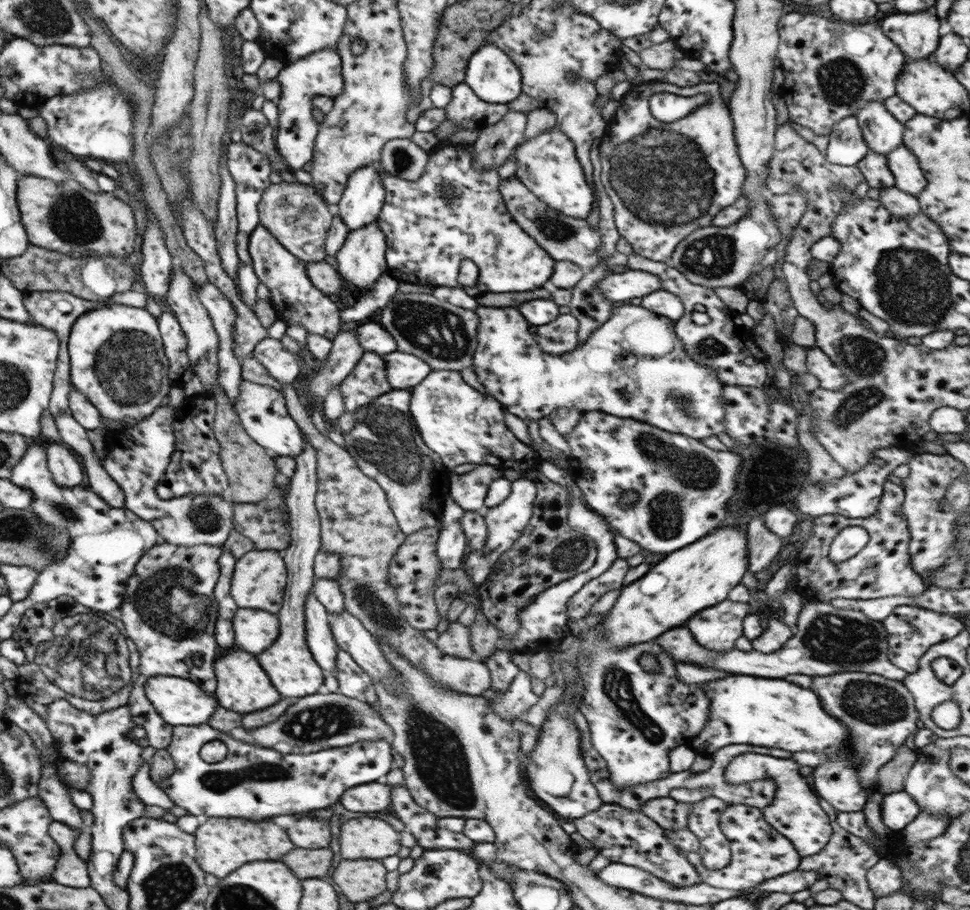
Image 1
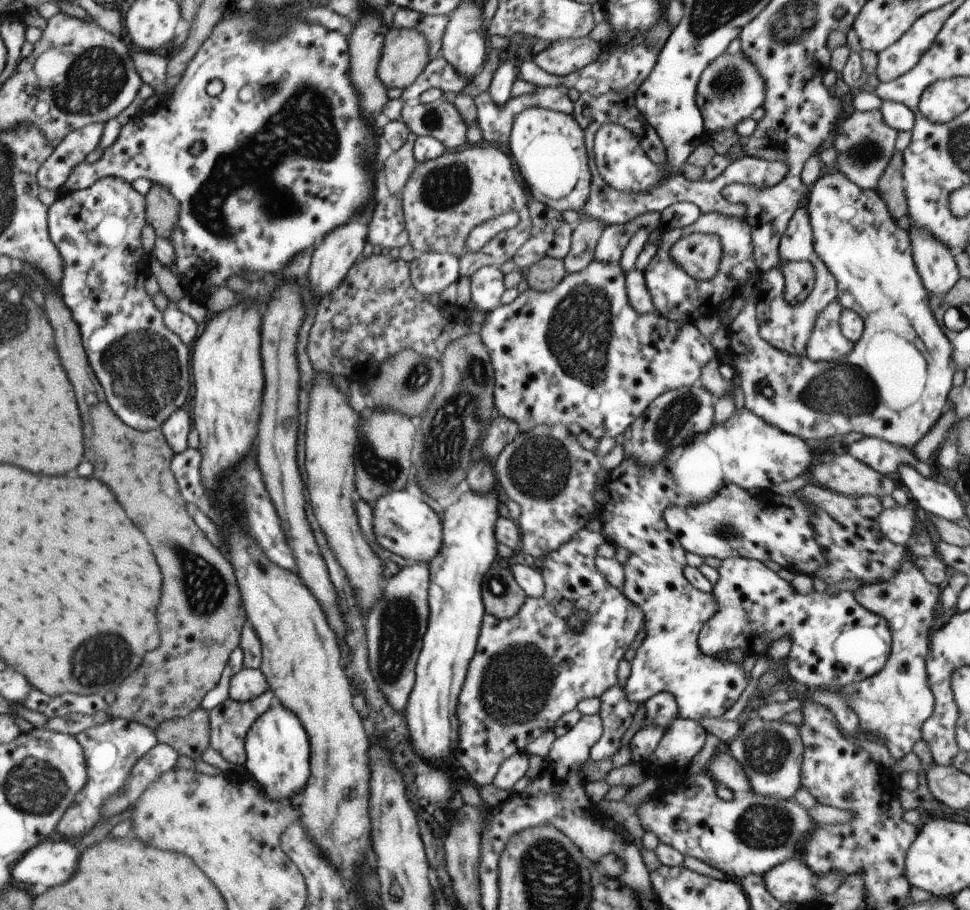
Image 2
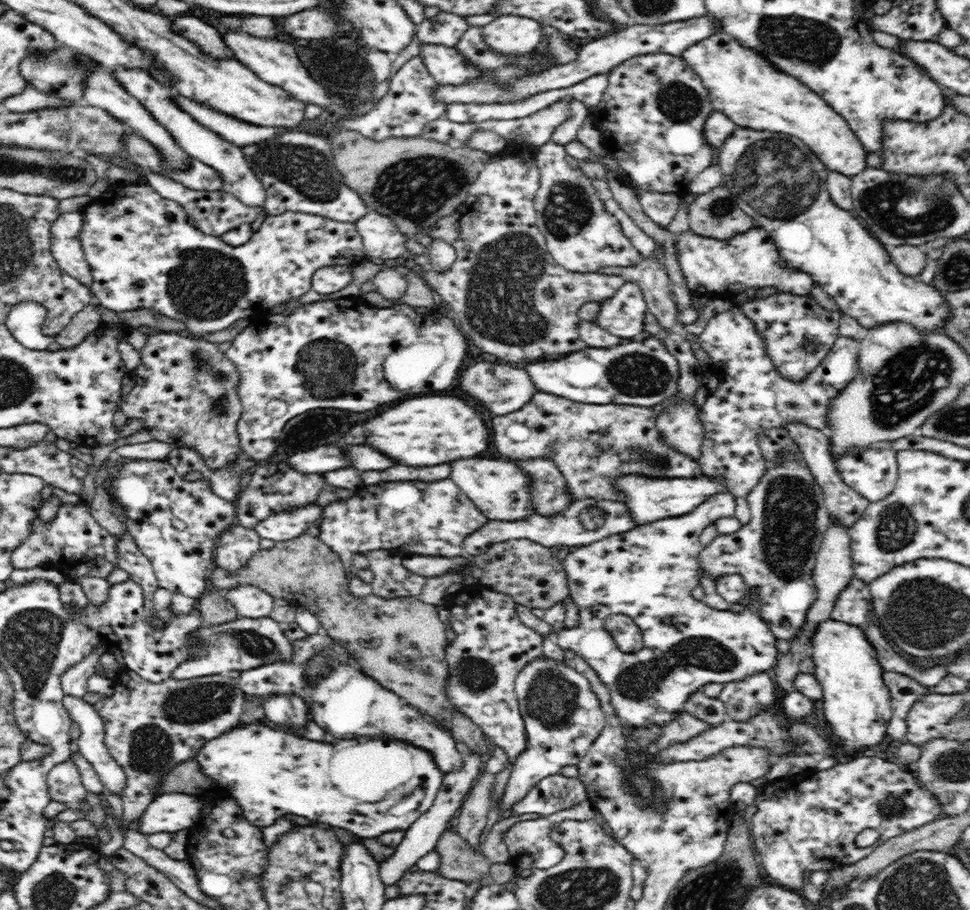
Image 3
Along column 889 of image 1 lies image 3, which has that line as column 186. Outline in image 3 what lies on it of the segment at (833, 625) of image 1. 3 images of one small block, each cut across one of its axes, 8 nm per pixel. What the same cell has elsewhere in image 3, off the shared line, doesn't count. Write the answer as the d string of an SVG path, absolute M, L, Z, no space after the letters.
M271 617L258 619L240 618L226 624L205 625L197 632L203 640L200 656L196 660L180 664L170 677L176 681L215 675L230 670L244 672L274 662L292 662L294 660L294 642L286 636L285 626Z

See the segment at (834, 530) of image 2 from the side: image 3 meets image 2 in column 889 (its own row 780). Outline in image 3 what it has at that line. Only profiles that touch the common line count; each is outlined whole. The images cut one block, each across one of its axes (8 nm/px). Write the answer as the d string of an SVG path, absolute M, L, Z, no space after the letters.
M548 775L512 808L521 817L548 816L588 799L585 786L577 777Z

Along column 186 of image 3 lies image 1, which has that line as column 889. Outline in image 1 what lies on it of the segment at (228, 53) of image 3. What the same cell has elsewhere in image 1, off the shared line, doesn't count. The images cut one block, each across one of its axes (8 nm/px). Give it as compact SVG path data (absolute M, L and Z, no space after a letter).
M915 12L891 14L880 23L880 27L907 60L917 60L931 57L936 49L940 22L937 16L929 16L927 12Z

